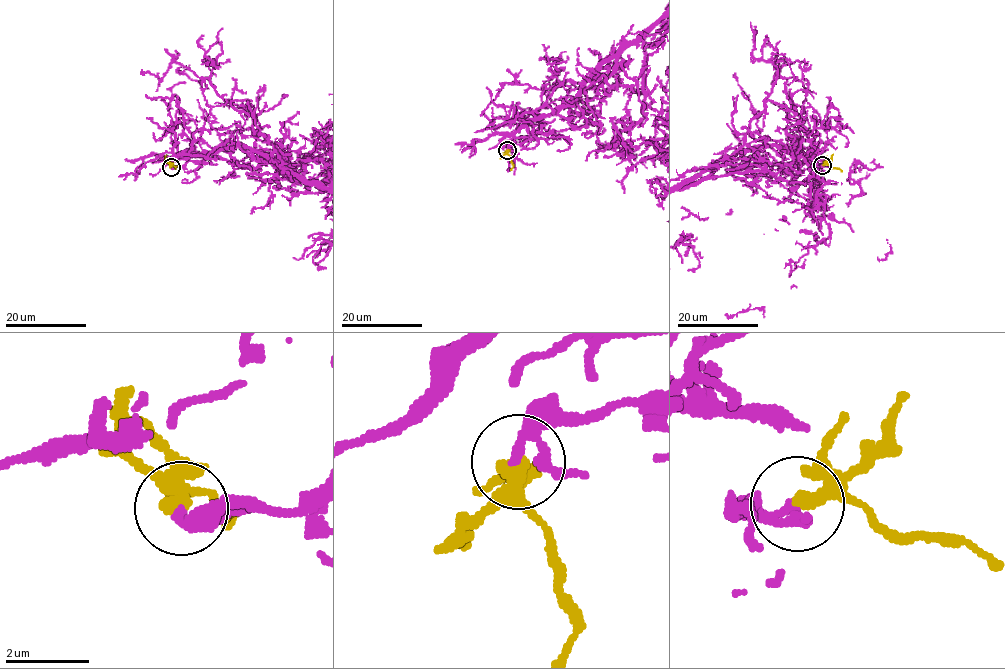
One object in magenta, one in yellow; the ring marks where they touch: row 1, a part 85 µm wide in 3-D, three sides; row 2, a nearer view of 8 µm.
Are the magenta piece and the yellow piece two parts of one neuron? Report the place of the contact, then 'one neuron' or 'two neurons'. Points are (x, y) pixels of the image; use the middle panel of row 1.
place (507, 150); one neuron

